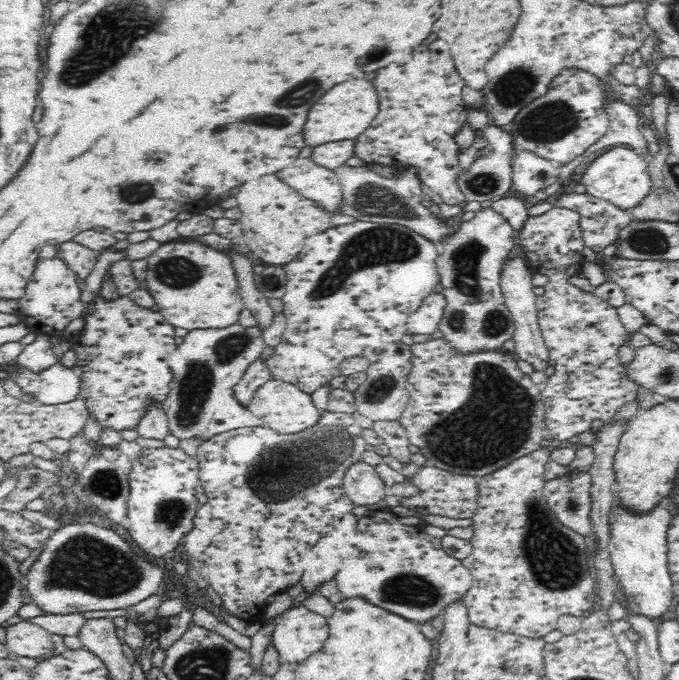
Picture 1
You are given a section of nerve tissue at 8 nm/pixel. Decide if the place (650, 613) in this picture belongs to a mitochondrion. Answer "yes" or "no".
no

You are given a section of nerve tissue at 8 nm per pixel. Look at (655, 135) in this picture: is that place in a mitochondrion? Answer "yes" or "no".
no

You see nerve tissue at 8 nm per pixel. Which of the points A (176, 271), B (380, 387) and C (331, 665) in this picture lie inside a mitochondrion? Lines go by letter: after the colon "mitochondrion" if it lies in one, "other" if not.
A: mitochondrion
B: mitochondrion
C: other

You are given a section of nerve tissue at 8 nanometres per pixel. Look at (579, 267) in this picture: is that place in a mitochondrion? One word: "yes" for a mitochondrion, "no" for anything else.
no

